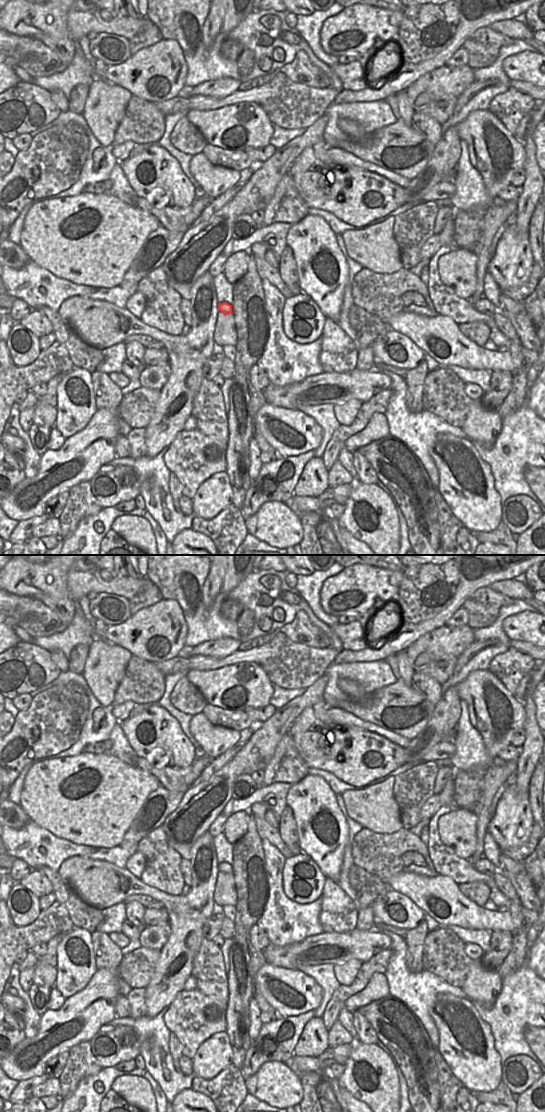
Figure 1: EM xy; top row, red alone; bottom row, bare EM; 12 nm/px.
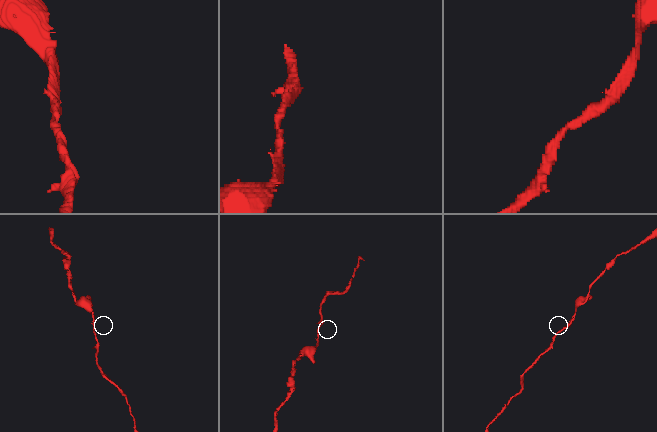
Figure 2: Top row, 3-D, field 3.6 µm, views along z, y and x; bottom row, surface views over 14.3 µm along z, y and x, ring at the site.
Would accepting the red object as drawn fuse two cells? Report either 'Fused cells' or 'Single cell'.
Single cell.

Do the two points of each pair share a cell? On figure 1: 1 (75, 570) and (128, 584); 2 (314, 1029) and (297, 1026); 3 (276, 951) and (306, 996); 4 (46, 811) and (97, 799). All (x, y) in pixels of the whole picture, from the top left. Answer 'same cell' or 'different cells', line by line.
1: same cell
2: different cells
3: different cells
4: same cell

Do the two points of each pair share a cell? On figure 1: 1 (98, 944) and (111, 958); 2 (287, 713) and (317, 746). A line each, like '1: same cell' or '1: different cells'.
1: same cell
2: different cells

